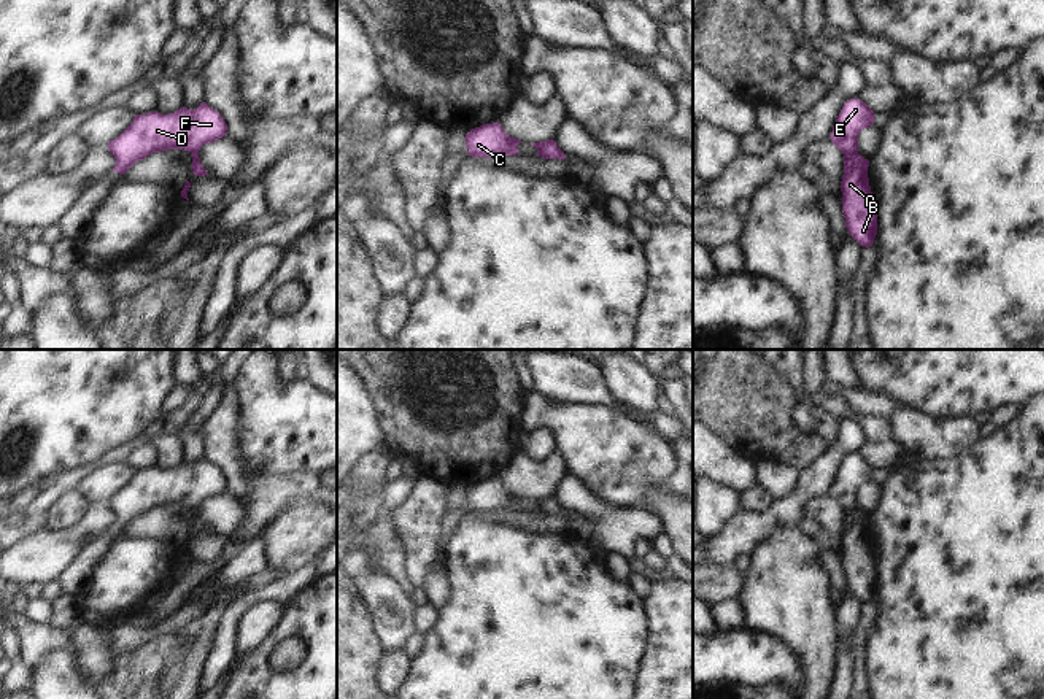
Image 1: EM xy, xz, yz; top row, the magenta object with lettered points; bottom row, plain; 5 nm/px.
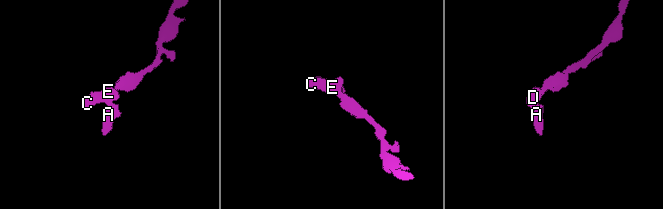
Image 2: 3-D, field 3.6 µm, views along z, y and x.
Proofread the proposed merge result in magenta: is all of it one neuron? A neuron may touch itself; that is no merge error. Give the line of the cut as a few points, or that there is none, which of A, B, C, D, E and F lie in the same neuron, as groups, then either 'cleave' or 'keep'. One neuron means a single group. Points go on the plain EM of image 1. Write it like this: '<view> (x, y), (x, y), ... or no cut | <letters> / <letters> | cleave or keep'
no cut | A B C D E F | keep

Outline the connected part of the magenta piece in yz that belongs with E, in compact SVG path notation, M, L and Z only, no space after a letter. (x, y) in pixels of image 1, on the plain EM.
M860 454L844 459L829 496L844 510L841 537L842 569L849 589L863 602L872 602L877 591L877 567L869 542L869 516L858 510L858 491L874 480L874 467Z

